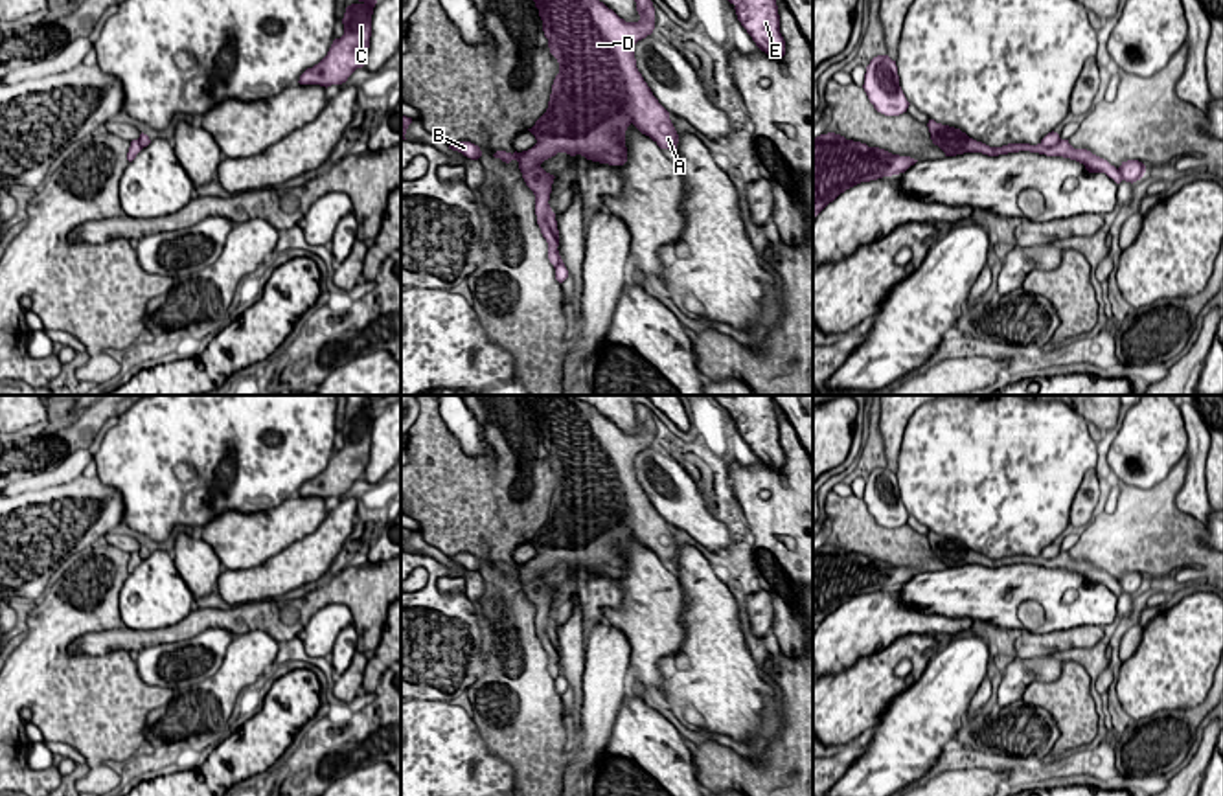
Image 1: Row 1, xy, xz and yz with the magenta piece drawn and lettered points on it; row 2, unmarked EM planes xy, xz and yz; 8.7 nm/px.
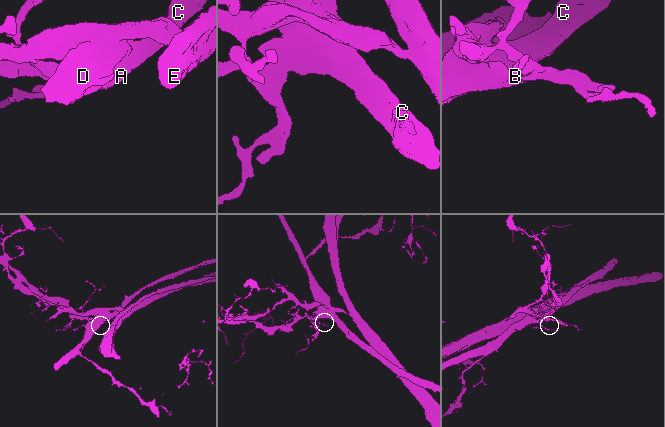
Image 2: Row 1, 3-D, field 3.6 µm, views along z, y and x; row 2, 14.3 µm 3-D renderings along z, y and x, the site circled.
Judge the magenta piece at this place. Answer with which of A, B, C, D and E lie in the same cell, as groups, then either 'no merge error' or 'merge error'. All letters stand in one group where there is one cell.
A B C D / E; merge error

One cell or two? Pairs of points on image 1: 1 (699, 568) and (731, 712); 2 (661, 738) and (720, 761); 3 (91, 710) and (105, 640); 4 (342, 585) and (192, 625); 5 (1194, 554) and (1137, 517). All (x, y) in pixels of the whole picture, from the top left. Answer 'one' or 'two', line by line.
1: one
2: two
3: two
4: one
5: one

